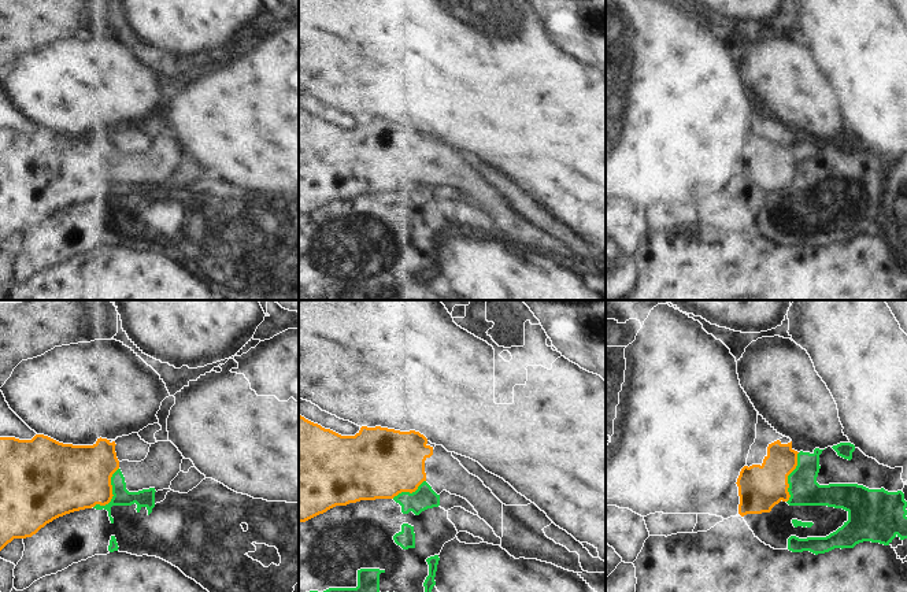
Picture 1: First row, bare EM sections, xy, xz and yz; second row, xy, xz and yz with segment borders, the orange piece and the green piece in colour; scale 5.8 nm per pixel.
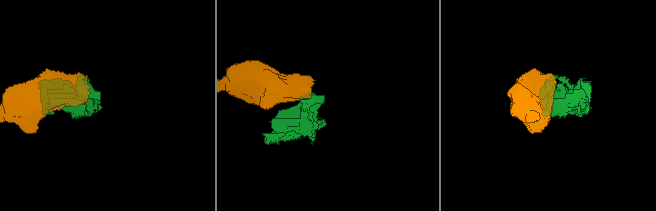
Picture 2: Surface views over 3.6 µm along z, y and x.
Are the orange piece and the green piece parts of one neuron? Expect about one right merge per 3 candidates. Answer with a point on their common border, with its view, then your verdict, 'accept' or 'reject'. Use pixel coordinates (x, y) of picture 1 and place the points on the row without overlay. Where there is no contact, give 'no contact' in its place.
meets orange in xy at (111, 185); reject

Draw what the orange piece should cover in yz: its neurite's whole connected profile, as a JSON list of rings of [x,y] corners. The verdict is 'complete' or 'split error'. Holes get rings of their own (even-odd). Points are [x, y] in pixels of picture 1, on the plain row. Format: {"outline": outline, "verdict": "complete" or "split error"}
{"outline": [[[780,133],[769,137],[767,148],[763,152],[762,158],[744,159],[737,171],[738,180],[738,207],[741,210],[747,207],[762,207],[770,206],[771,201],[778,197],[781,193],[788,195],[791,188],[788,185],[788,169],[797,159],[797,144],[792,141],[792,134],[782,137]]], "verdict": "complete"}

